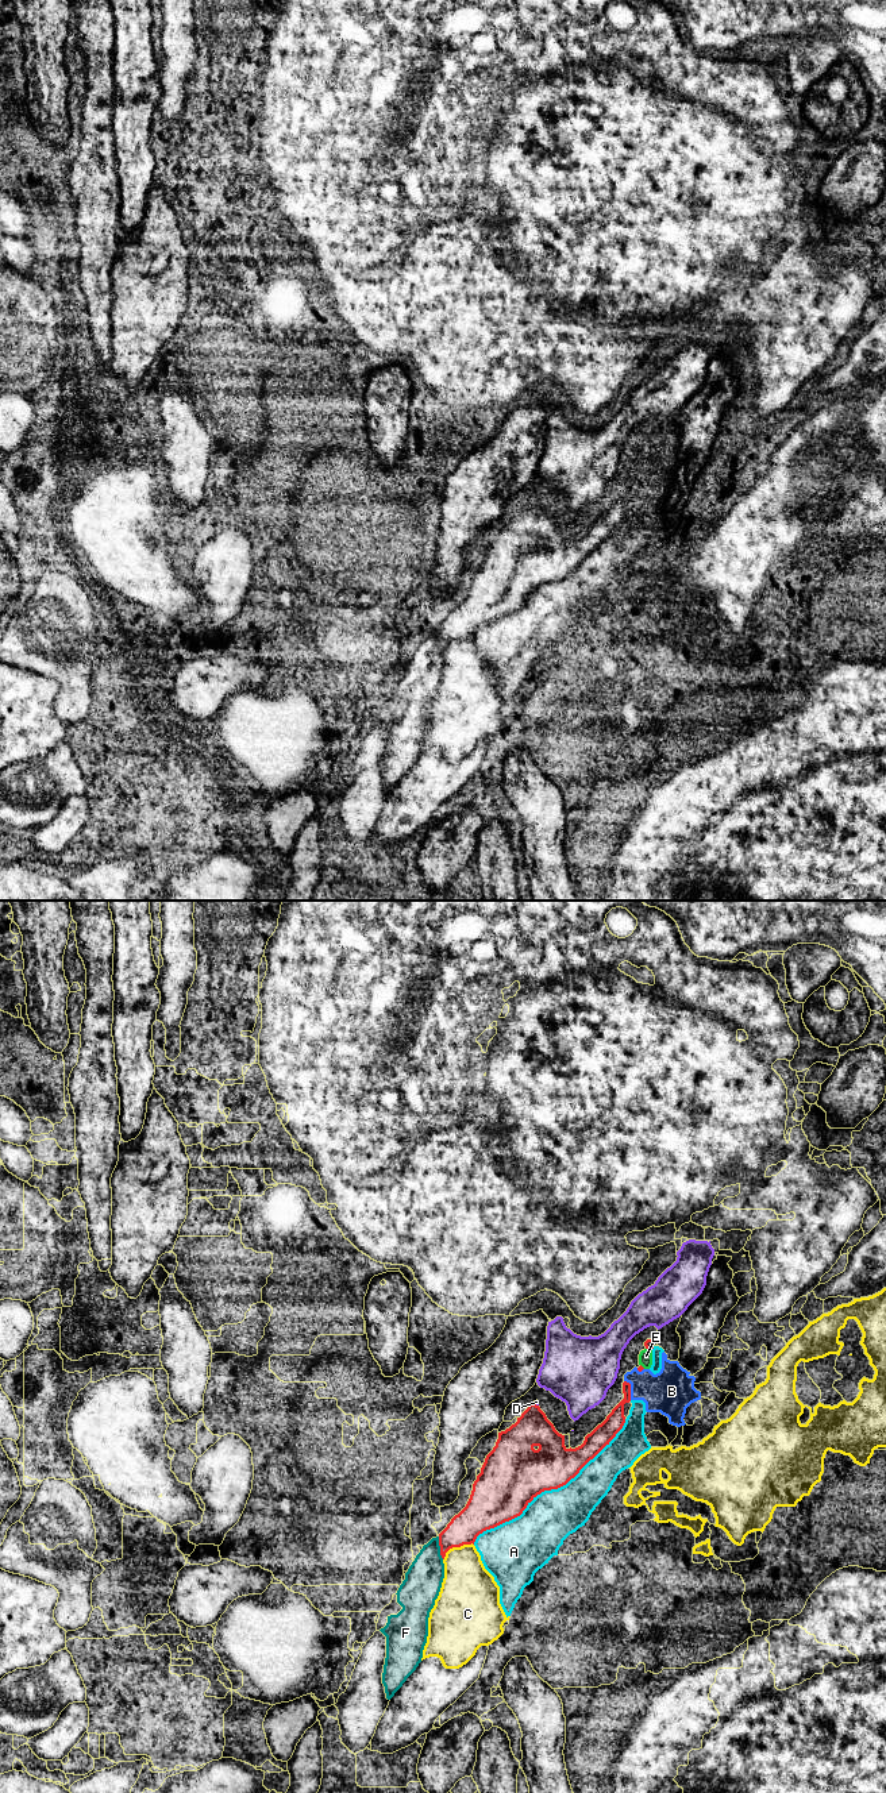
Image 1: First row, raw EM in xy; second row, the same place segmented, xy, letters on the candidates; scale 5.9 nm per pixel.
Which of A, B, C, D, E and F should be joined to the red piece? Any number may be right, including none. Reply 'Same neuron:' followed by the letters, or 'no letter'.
Same neuron: E

